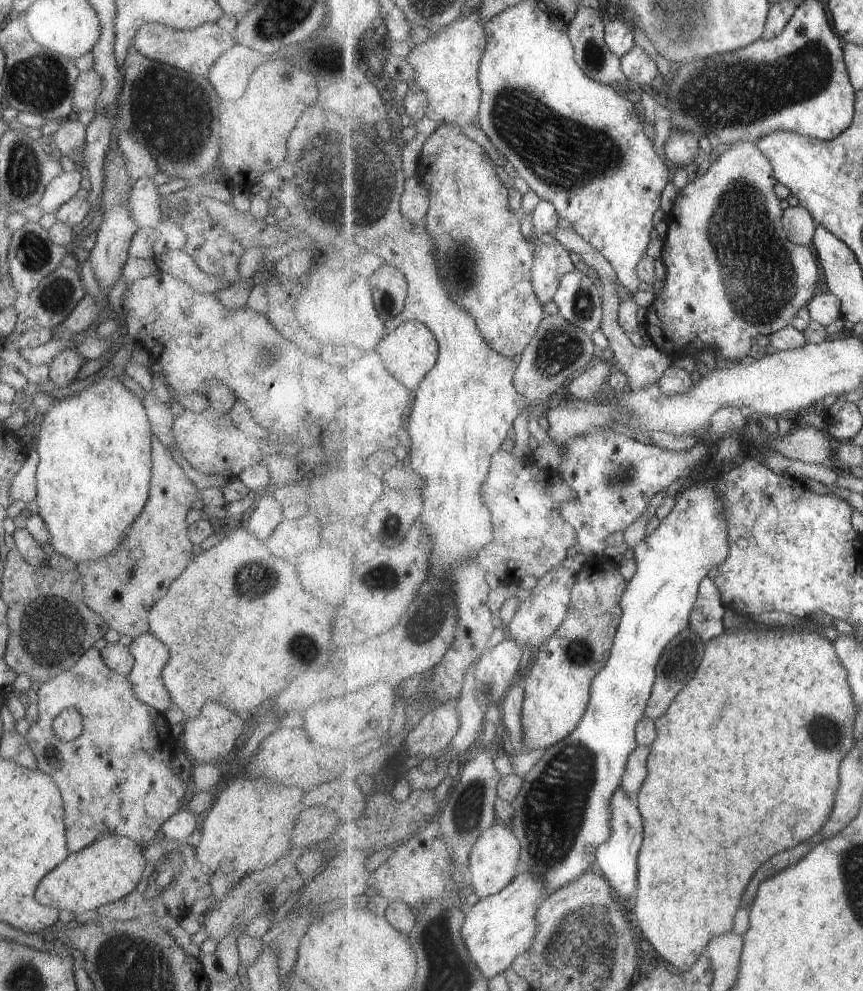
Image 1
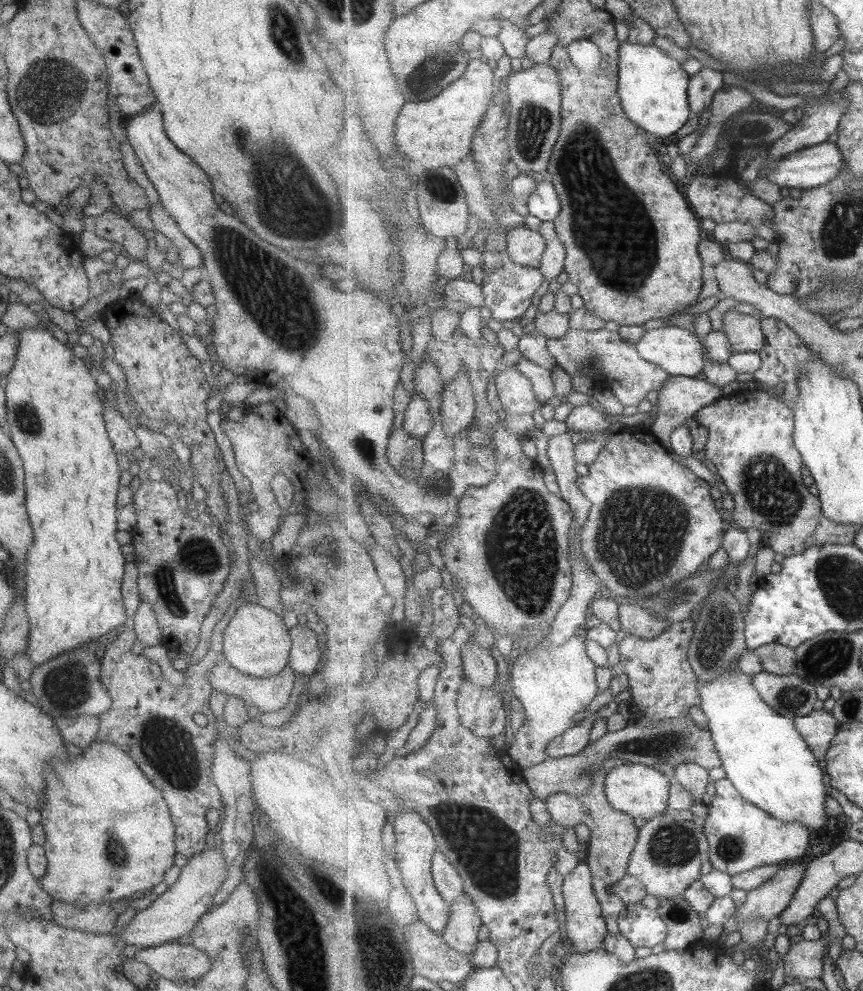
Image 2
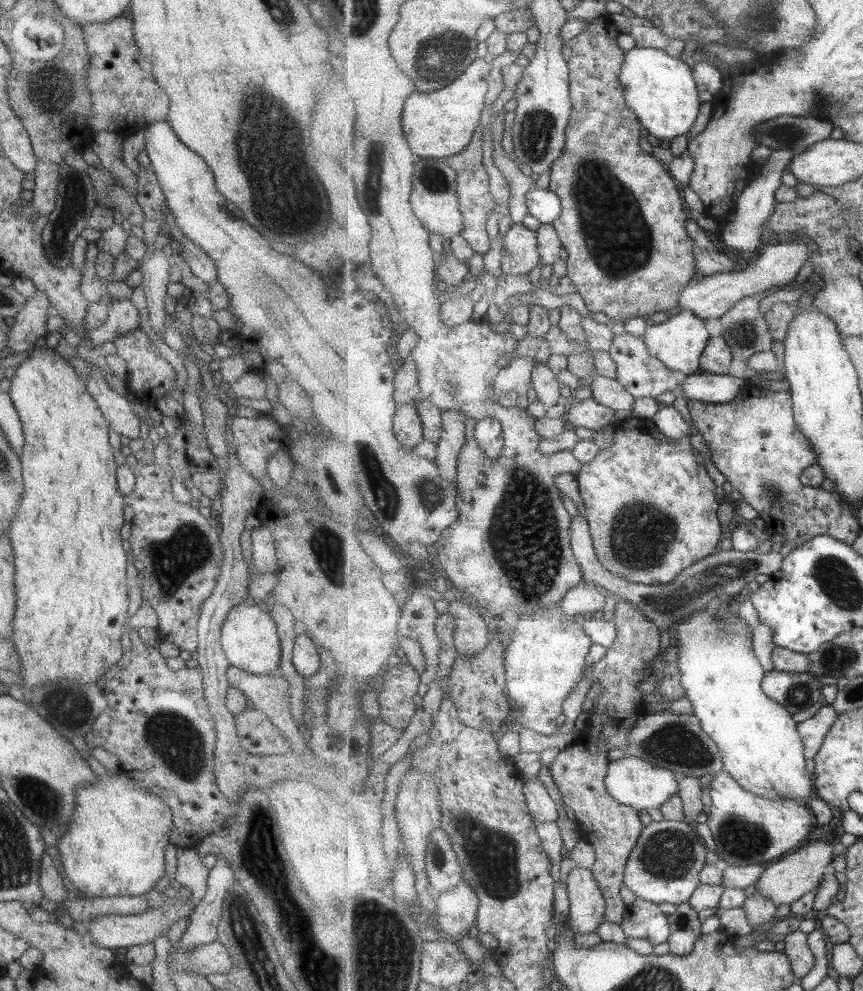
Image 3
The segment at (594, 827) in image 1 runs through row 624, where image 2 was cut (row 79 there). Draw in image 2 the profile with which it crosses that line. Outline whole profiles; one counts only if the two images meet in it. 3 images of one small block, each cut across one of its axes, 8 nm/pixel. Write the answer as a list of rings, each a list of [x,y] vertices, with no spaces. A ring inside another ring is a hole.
[[[627,38],[620,48],[618,93],[629,120],[659,139],[679,132],[695,115],[690,109],[688,95],[691,76],[682,64],[669,58],[657,46],[631,44]]]

